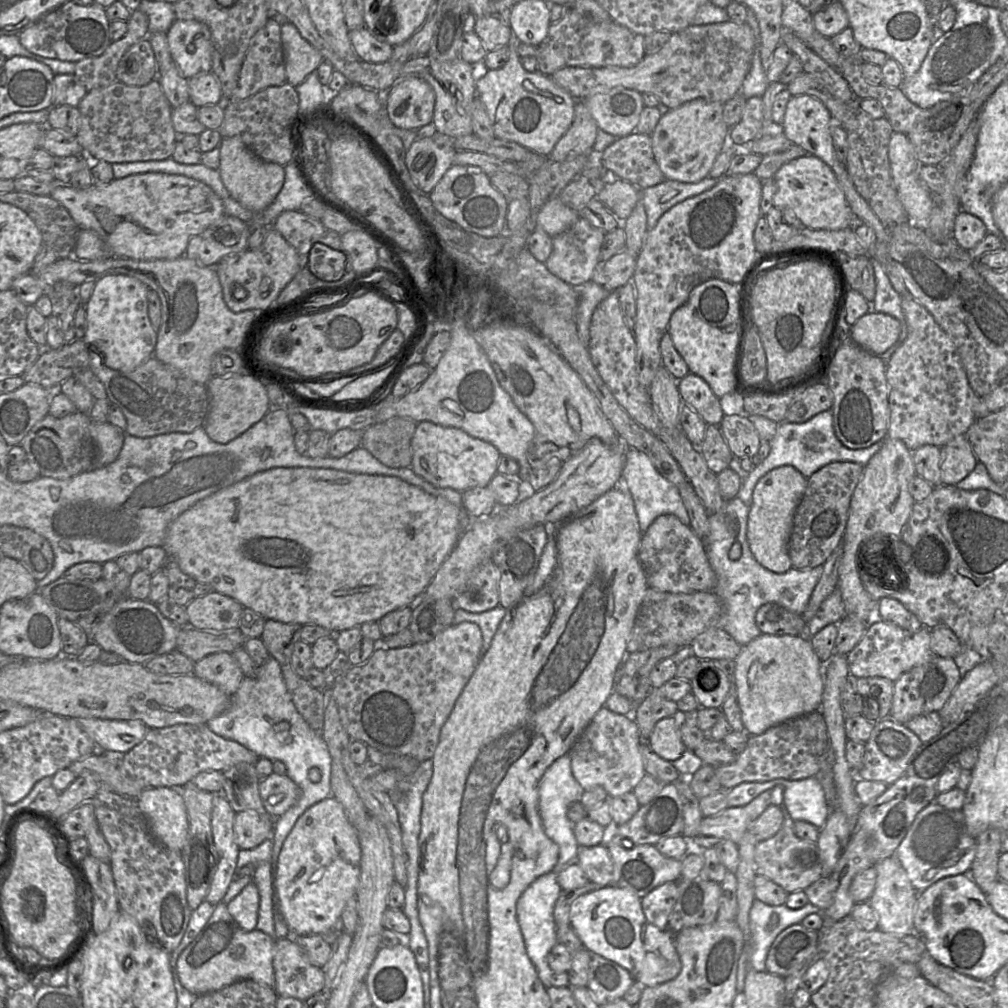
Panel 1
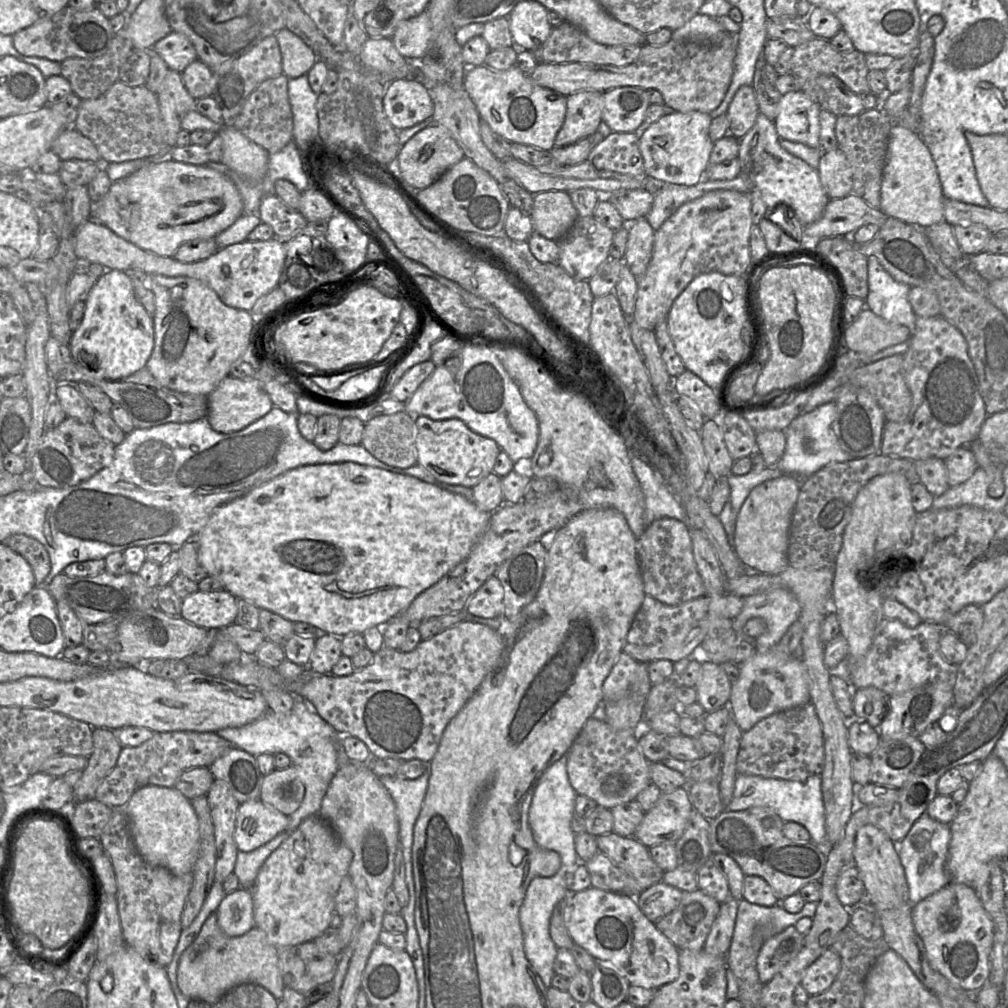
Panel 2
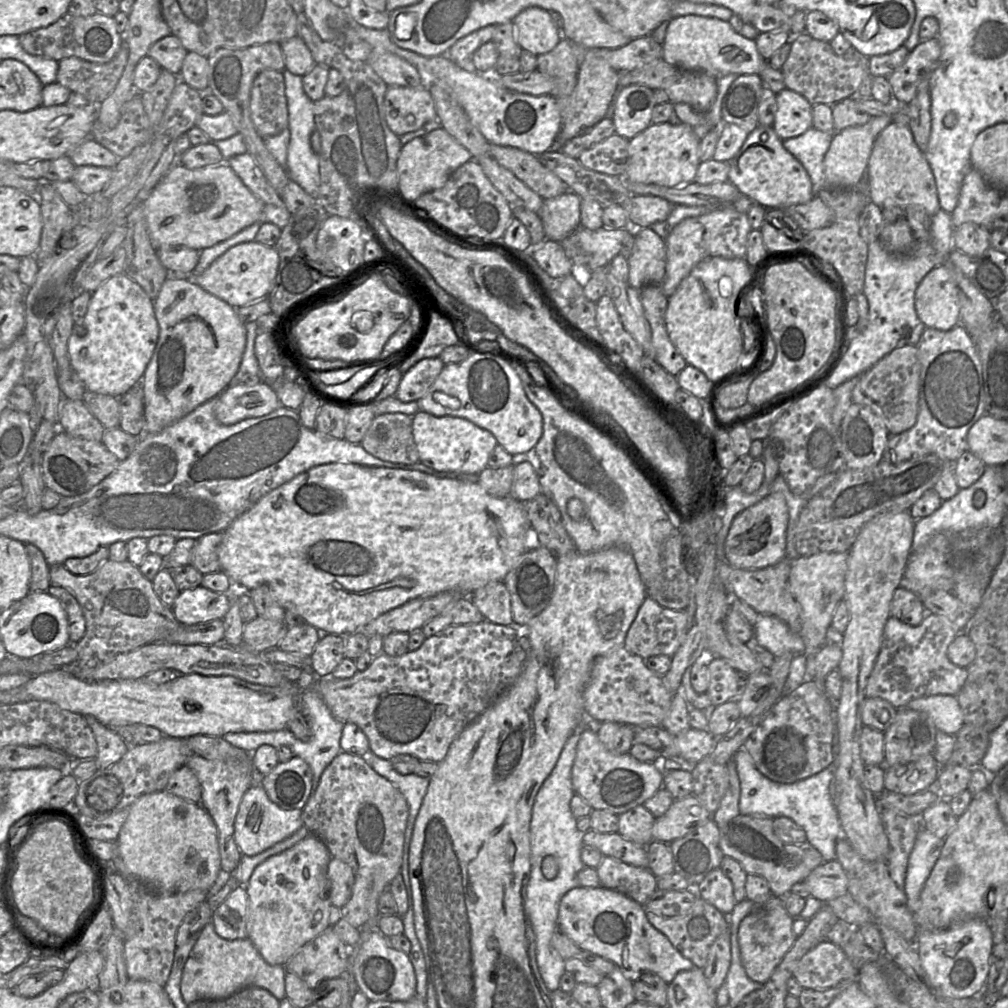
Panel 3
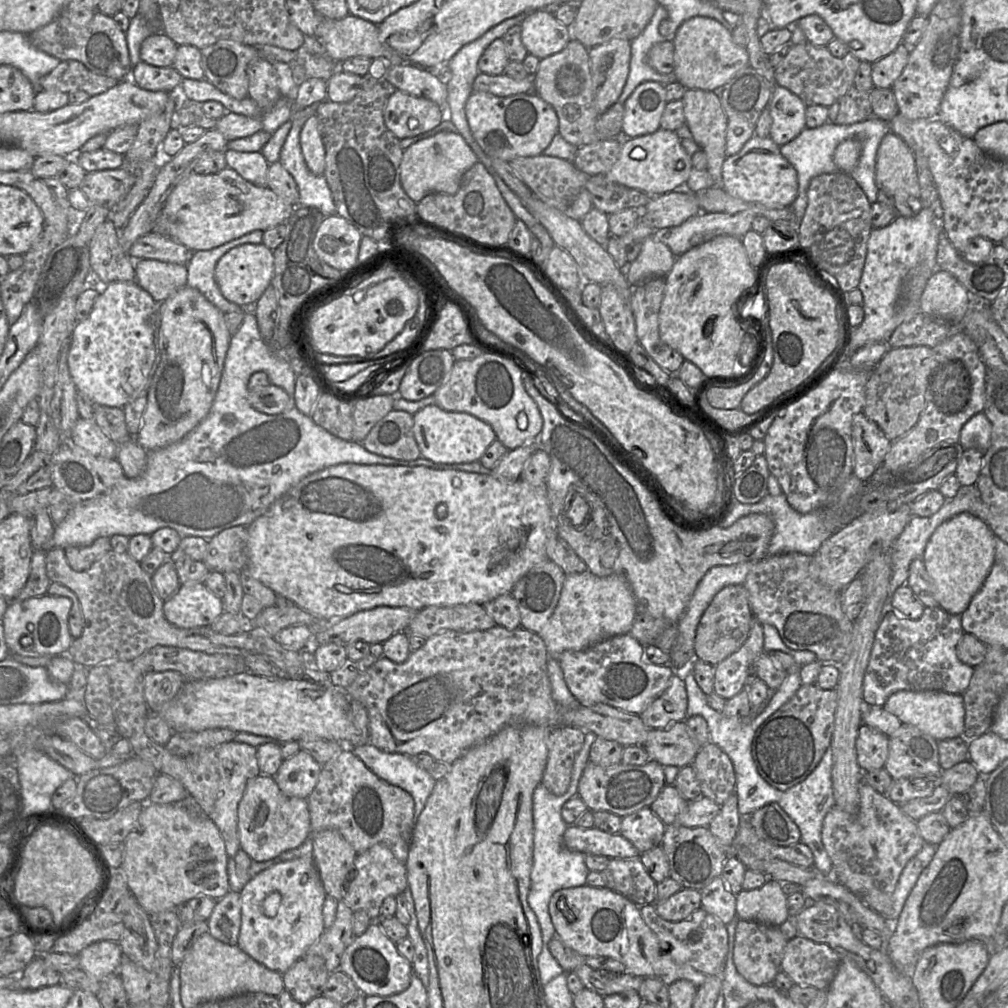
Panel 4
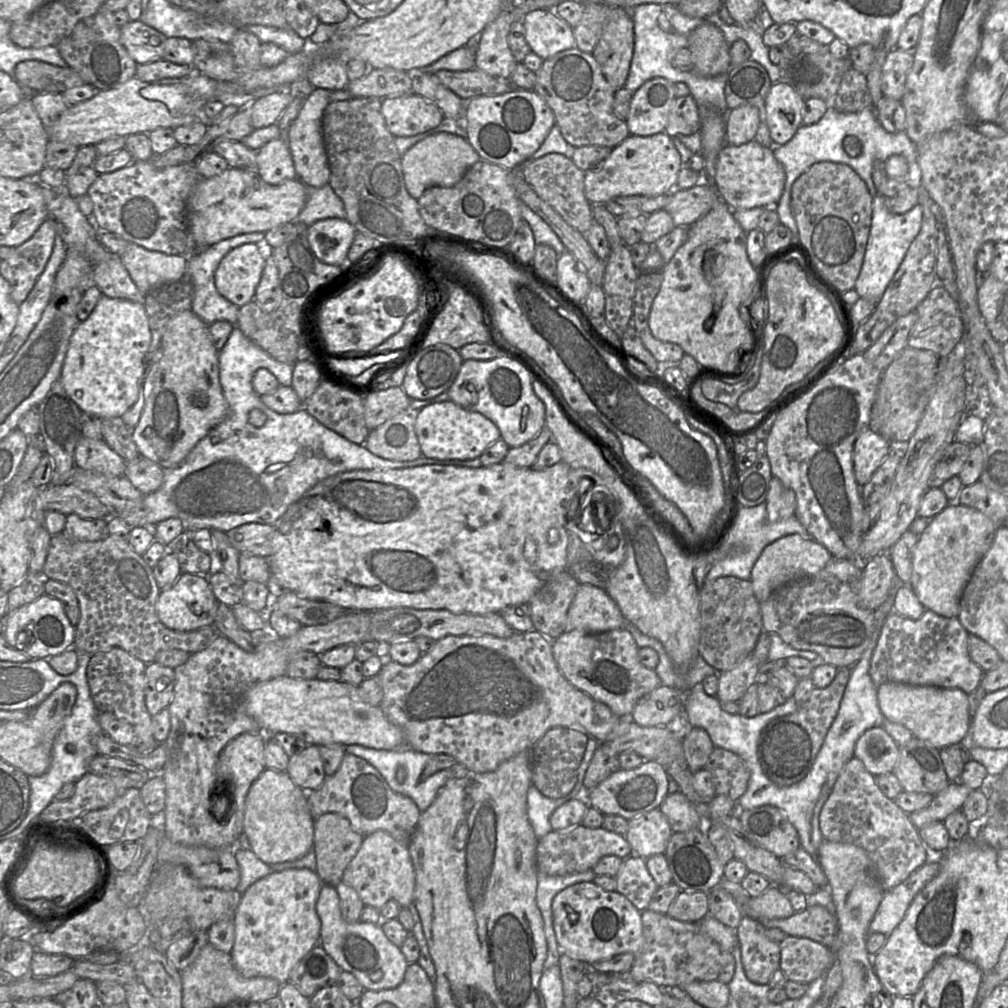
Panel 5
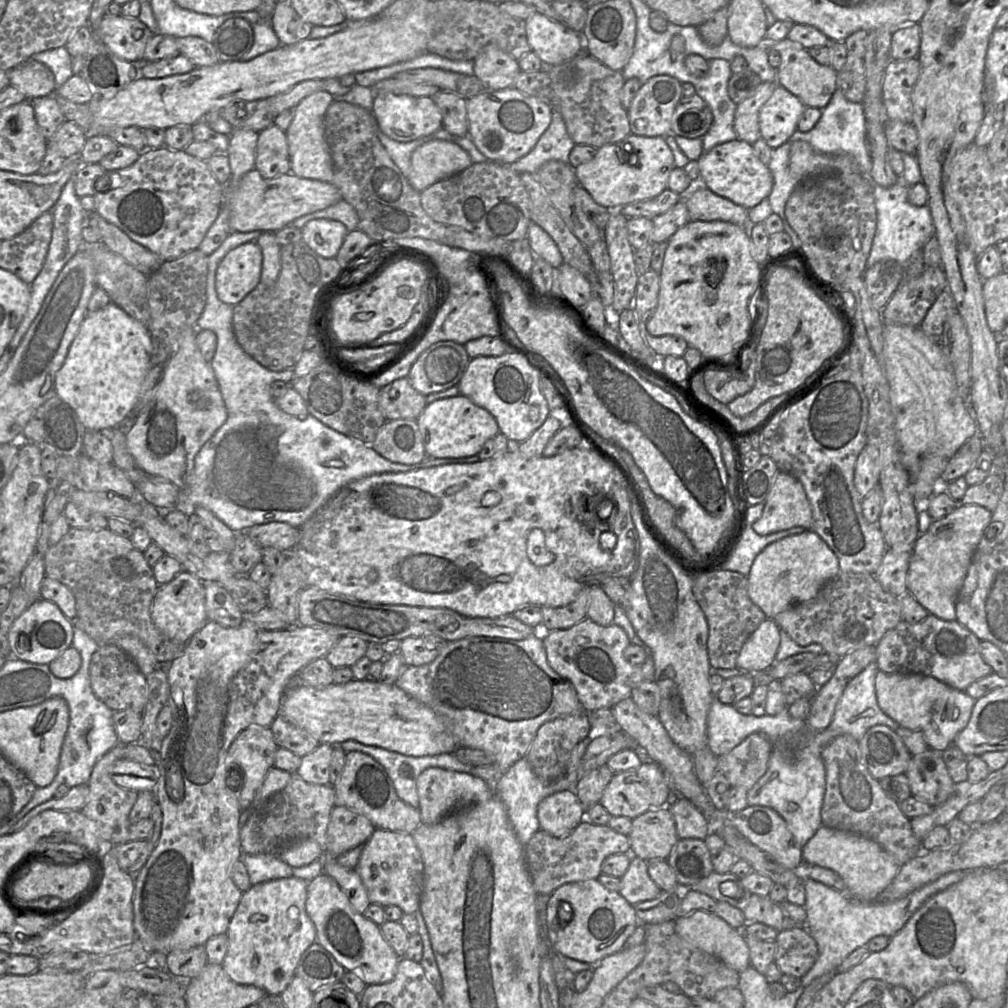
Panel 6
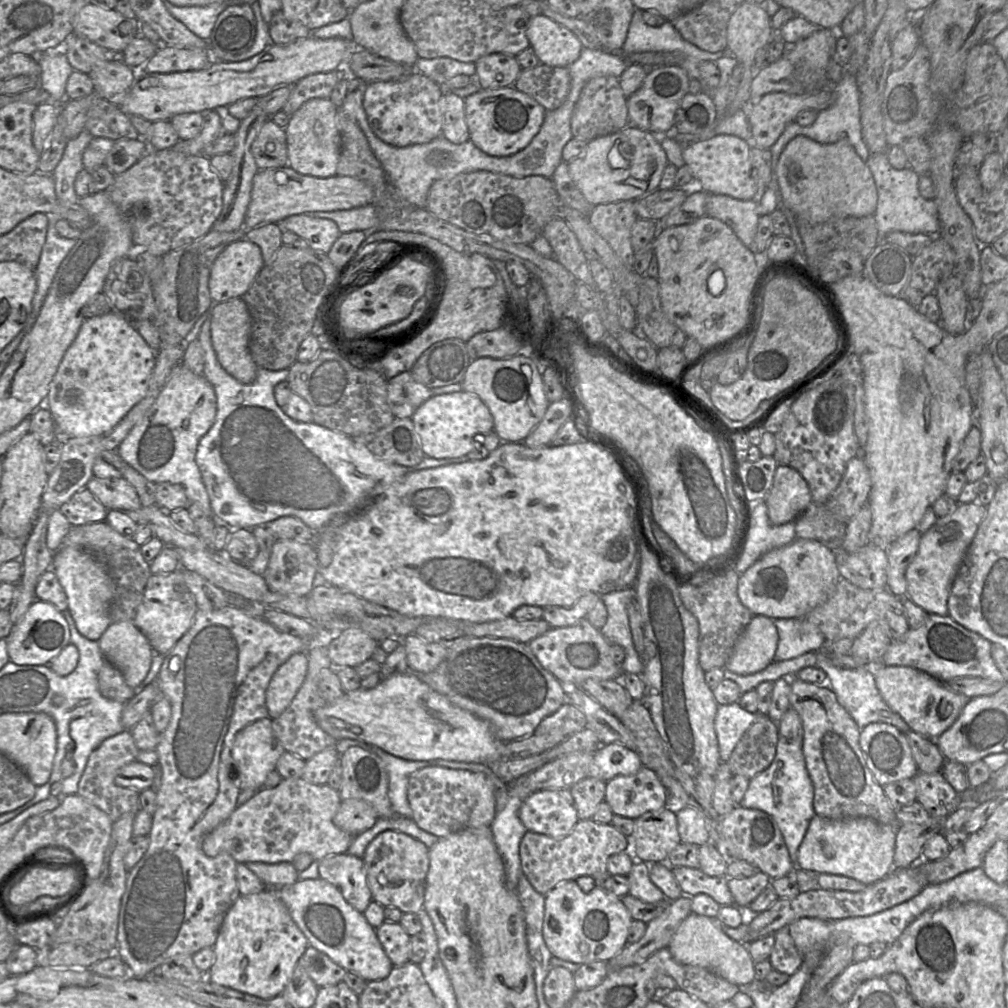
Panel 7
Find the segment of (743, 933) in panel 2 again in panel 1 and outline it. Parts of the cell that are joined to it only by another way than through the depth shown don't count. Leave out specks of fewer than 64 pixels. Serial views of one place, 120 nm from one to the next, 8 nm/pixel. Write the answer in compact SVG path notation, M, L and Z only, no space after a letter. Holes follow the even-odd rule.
M754 899L749 911L750 943L744 945L737 967L739 992L743 992L748 969L766 972L767 954L779 933L791 925L801 923L807 915L820 911L810 903L793 910L784 904L770 906Z

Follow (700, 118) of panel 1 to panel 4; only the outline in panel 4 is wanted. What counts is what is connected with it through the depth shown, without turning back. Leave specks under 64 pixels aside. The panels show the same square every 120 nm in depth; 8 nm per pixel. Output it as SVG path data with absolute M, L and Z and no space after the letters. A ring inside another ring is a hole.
M660 128L654 133L635 138L622 137L618 160L605 176L620 185L641 190L650 196L657 196L676 188L685 188L692 168L692 156L681 145L677 133Z

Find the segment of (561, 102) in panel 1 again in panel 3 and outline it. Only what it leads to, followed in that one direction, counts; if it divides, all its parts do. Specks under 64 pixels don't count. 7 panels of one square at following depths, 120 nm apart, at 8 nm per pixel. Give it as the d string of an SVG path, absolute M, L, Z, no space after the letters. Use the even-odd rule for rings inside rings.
M349 19L345 30L345 41L364 40L374 52L391 53L415 66L421 74L422 86L435 82L444 82L457 99L472 124L491 144L521 149L525 152L540 155L549 151L562 128L562 115L557 100L551 95L530 95L508 90L501 86L496 77L462 69L447 55L426 57L397 46L387 29L366 28Z

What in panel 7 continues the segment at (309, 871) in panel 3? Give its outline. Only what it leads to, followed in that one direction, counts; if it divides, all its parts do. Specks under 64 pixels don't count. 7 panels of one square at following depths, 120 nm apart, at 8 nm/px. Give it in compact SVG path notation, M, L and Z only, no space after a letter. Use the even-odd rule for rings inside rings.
M277 888L241 895L224 919L214 945L216 961L207 978L244 994L273 999L282 995L308 947L307 937L292 919Z

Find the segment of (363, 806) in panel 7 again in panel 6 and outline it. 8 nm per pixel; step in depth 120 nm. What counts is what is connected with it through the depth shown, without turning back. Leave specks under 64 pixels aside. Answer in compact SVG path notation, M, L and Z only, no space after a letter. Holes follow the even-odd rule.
M334 806L327 828L324 854L337 858L357 846L364 845L376 827L365 816L344 806Z

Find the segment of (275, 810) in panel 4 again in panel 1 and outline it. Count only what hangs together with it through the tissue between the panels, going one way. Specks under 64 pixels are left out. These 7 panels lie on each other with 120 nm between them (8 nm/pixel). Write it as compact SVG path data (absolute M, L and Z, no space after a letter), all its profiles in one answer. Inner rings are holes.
M254 810L237 812L234 820L235 841L240 849L256 848L266 839L273 839L275 819Z

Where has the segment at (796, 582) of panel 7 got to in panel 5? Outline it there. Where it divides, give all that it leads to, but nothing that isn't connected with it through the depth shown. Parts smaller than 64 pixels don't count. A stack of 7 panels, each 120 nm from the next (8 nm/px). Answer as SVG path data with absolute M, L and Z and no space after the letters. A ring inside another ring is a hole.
M799 534L777 539L763 549L751 572L750 582L757 601L766 601L775 590L787 583L817 574L832 558L823 545Z

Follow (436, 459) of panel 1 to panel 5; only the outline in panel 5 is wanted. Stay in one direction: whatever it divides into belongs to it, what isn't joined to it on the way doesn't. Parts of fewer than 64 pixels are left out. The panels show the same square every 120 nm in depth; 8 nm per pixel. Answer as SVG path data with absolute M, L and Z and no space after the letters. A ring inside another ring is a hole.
M451 400L436 402L414 414L414 431L422 455L435 459L470 460L481 454L500 438L497 426L484 415L464 409Z

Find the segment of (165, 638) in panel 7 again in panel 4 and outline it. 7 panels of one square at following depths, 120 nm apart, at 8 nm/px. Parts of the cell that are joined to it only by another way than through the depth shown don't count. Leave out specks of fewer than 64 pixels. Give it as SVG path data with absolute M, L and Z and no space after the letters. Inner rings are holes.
M182 583L178 590L163 602L163 614L171 624L180 628L210 626L224 612L223 598L216 596L205 583Z

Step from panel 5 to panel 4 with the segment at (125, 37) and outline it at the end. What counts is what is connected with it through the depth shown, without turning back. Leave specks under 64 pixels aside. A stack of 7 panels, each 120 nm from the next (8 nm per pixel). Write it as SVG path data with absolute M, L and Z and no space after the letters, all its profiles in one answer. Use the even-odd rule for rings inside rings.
M153 32L141 45L140 58L152 66L173 65L178 45L165 33Z

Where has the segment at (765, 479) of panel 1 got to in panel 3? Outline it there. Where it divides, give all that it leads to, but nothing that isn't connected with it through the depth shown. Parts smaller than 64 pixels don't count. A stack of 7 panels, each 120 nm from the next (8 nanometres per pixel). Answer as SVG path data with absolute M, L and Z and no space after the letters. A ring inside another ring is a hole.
M780 492L770 493L740 512L733 520L725 541L725 561L736 569L757 570L777 564L786 557L788 506Z

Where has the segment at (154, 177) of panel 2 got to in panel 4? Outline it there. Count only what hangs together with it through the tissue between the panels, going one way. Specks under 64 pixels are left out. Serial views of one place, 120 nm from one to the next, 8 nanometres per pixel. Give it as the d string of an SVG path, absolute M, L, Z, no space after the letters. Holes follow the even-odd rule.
M229 167L216 174L192 172L166 198L155 232L167 235L192 251L210 250L252 231L264 232L285 223L294 208L269 187L250 183Z

